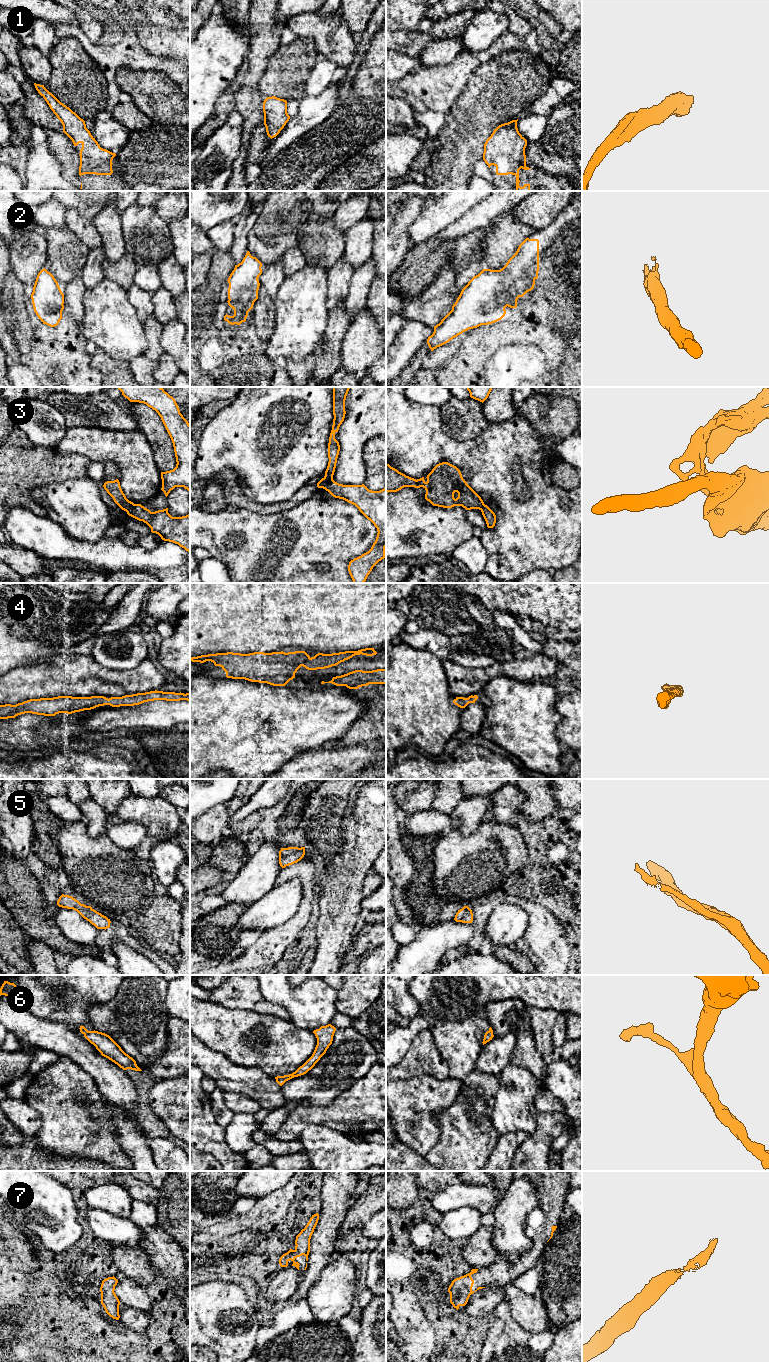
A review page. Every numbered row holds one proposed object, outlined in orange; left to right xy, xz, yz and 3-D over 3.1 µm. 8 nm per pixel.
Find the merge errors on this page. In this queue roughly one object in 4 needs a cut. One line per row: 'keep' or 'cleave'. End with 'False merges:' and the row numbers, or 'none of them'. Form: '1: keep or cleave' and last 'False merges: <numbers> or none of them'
1: keep
2: keep
3: cleave
4: keep
5: keep
6: keep
7: keep
False merges: 3

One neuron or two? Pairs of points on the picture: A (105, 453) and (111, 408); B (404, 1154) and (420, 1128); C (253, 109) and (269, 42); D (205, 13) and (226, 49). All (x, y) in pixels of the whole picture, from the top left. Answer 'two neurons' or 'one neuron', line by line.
A: two neurons
B: two neurons
C: one neuron
D: two neurons

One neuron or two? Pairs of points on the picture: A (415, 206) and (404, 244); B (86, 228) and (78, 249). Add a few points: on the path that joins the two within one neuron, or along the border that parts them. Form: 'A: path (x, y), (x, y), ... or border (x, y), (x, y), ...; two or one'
A: path (406, 215), (402, 219), (402, 235); one
B: border (65, 225), (90, 249); two

